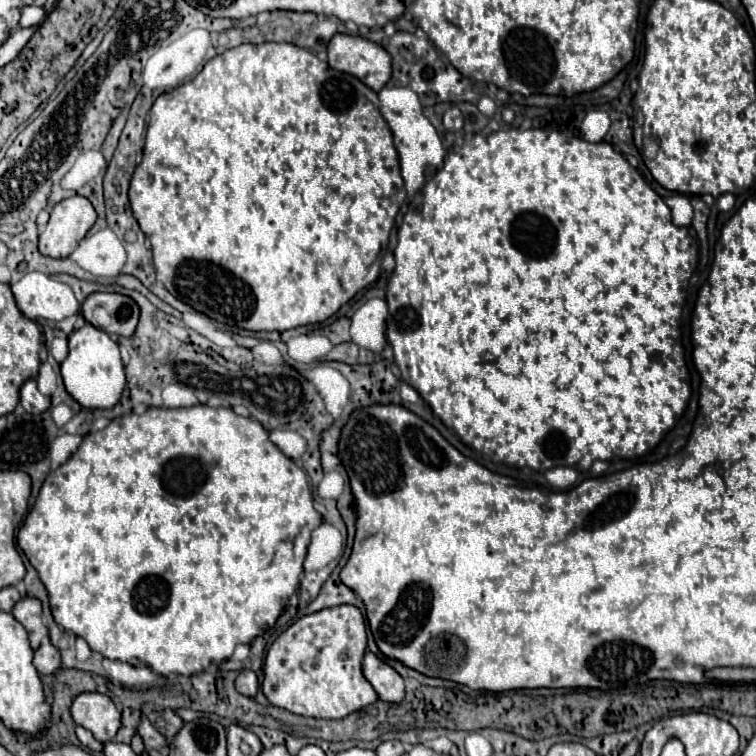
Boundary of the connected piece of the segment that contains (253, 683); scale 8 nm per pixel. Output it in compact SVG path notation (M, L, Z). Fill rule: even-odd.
M241 670L237 680L235 680L235 688L245 694L245 696L255 696L259 692L259 680L257 680L257 674L253 670Z

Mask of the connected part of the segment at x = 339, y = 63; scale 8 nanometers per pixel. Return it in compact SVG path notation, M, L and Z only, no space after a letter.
M335 34L327 48L329 66L357 76L371 90L379 92L391 78L389 52L361 36Z

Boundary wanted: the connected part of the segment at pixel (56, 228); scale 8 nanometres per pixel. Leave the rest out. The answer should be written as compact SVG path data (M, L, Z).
M71 196L55 204L47 228L39 234L39 252L51 258L67 258L95 224L97 212L83 196Z

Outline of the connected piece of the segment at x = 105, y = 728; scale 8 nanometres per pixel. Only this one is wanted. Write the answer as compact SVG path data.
M99 692L77 694L71 702L71 716L99 742L109 742L121 728L121 712L109 696Z

